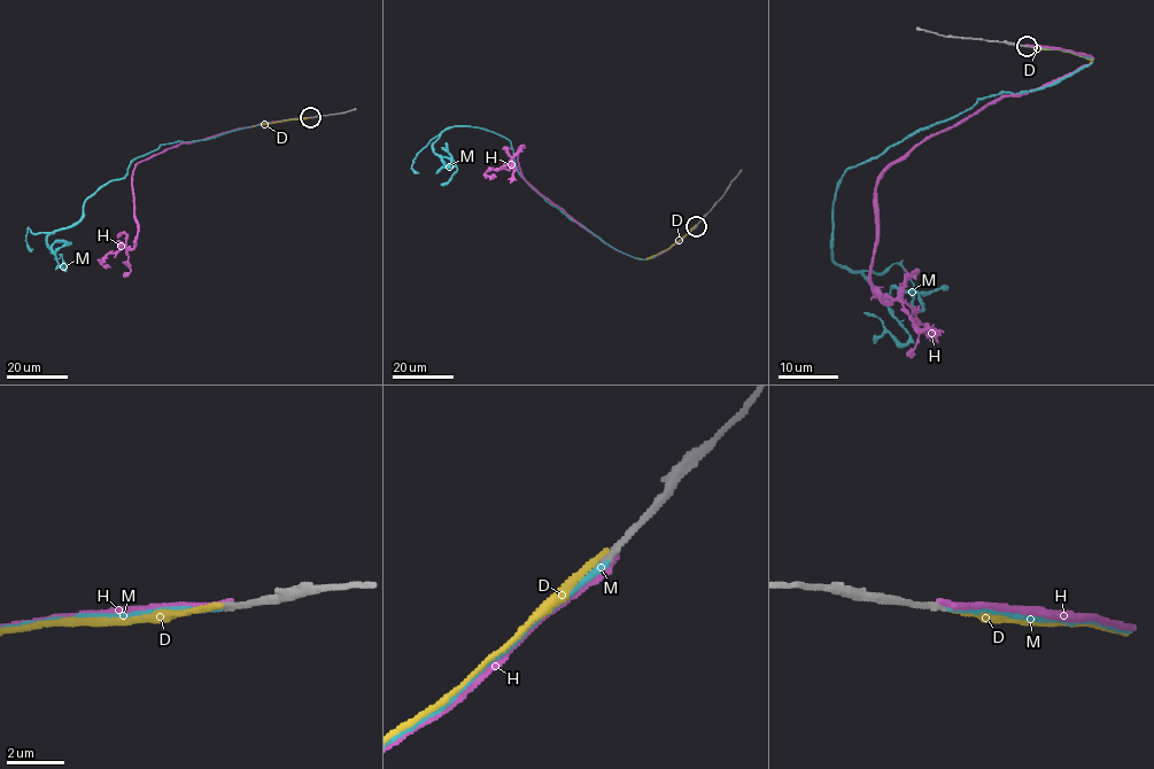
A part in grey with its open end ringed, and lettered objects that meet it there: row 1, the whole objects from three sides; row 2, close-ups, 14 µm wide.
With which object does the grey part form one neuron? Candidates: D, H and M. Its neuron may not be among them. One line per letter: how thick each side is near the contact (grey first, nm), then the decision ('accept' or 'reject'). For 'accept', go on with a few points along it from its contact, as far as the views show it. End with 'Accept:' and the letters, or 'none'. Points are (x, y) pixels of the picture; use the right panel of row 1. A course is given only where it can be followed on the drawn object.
D: 200/220 nm | reject
H: 220/280 nm | reject
M: 200/190 nm | accept | via (1027, 46), (1092, 57), (1055, 84), (981, 99), (841, 179), (833, 259), (864, 278), (908, 340), (864, 312)
Accept: M

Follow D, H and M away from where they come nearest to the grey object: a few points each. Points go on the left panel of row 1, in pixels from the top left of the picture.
D: (310, 117), (252, 126)
H: (310, 117), (181, 142), (140, 161), (132, 172), (137, 240), (132, 248), (99, 261), (110, 268)
M: (310, 117), (161, 145), (101, 186), (77, 222), (47, 235), (66, 270), (60, 254)

